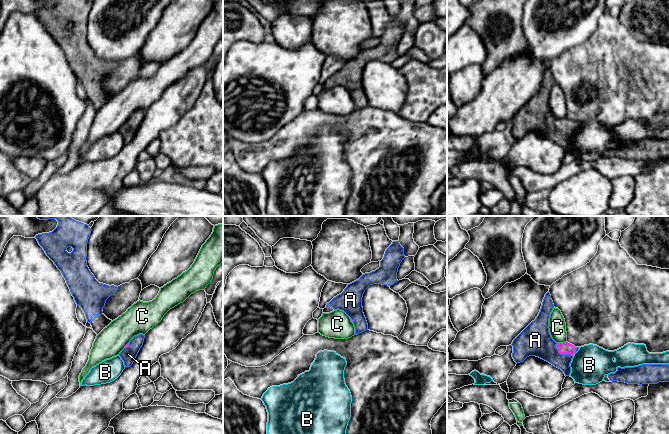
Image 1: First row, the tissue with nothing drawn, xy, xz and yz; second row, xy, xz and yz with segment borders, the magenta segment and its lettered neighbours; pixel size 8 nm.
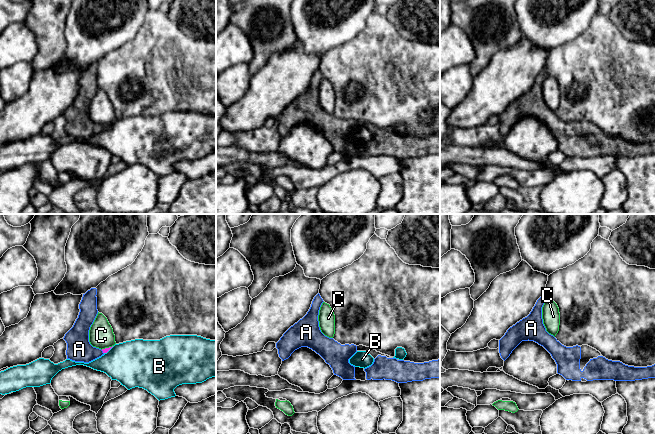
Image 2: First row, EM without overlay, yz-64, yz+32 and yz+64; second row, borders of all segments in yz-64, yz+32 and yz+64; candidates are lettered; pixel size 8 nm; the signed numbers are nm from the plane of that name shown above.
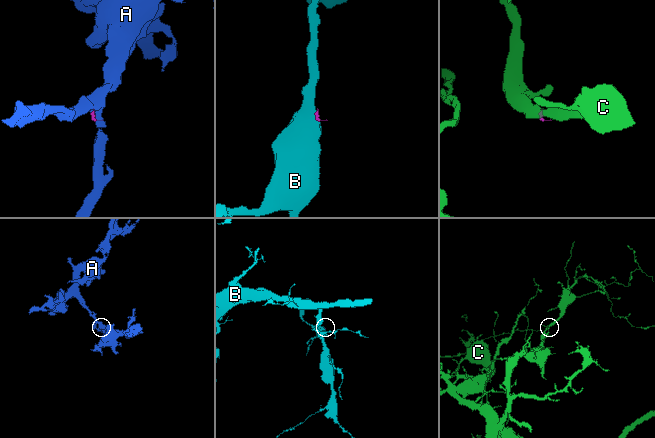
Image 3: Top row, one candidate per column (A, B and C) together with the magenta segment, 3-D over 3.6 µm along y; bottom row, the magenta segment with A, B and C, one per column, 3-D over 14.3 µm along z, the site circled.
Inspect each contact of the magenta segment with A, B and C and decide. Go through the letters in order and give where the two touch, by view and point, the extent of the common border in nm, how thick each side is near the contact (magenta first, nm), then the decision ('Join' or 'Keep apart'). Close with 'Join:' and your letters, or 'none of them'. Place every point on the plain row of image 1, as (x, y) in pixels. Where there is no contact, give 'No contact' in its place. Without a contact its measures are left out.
A: Touches magenta at yz (562, 129). Shared border 170 nm. Thickness 100 nm (magenta) against 260 nm. Join
B: Touches magenta at yz (573, 131). Shared border 40 nm. Thickness 100 nm (magenta) against 300 nm. Keep apart
C: Touches magenta at yz (562, 119). Shared border 70 nm. Thickness 100 nm (magenta) against 140 nm. Keep apart
Join: A

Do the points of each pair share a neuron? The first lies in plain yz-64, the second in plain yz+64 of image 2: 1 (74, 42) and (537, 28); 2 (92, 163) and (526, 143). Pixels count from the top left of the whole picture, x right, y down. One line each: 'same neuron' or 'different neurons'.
1: same neuron
2: same neuron

